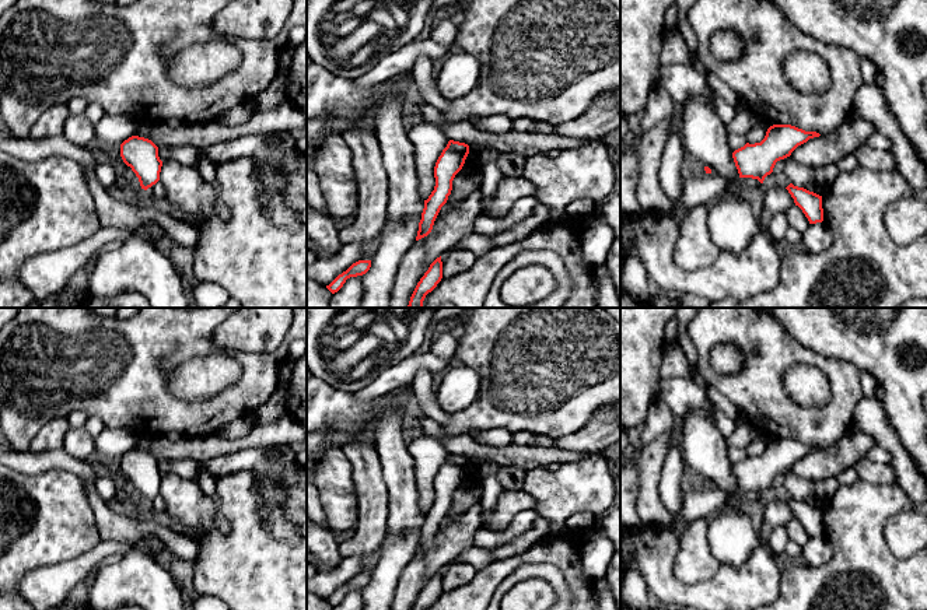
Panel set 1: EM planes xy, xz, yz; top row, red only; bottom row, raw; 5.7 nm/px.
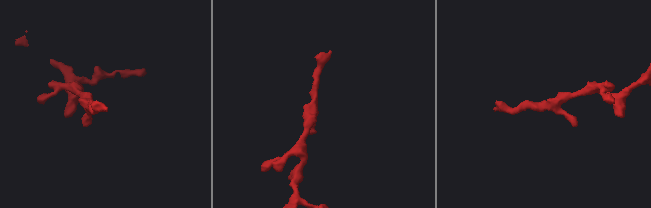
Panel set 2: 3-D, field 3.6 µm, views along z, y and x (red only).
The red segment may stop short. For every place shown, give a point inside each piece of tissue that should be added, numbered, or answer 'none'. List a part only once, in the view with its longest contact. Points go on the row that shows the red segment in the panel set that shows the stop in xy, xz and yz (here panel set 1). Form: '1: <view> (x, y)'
none

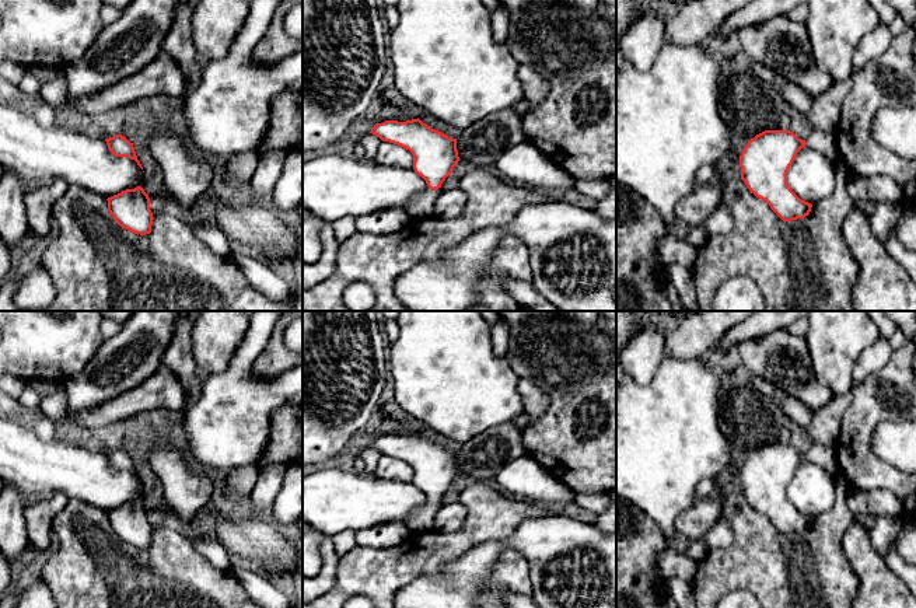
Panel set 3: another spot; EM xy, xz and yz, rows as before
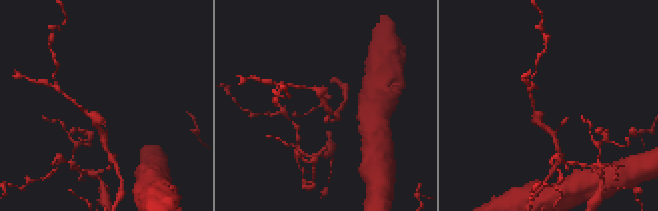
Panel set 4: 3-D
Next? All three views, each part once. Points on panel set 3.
1: xz (420, 206)

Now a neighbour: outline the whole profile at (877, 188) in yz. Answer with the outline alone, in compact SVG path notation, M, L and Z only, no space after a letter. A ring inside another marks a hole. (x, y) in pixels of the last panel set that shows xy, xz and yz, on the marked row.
M850 174L846 181L846 189L854 205L878 202L892 202L905 209L906 198L901 186L888 177L874 175L864 178Z

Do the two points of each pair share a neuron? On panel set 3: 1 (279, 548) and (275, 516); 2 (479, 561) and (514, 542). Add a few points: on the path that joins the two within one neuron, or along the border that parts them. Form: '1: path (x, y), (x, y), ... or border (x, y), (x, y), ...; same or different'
1: border (266, 517), (278, 527); different
2: path (488, 552), (506, 544); same

